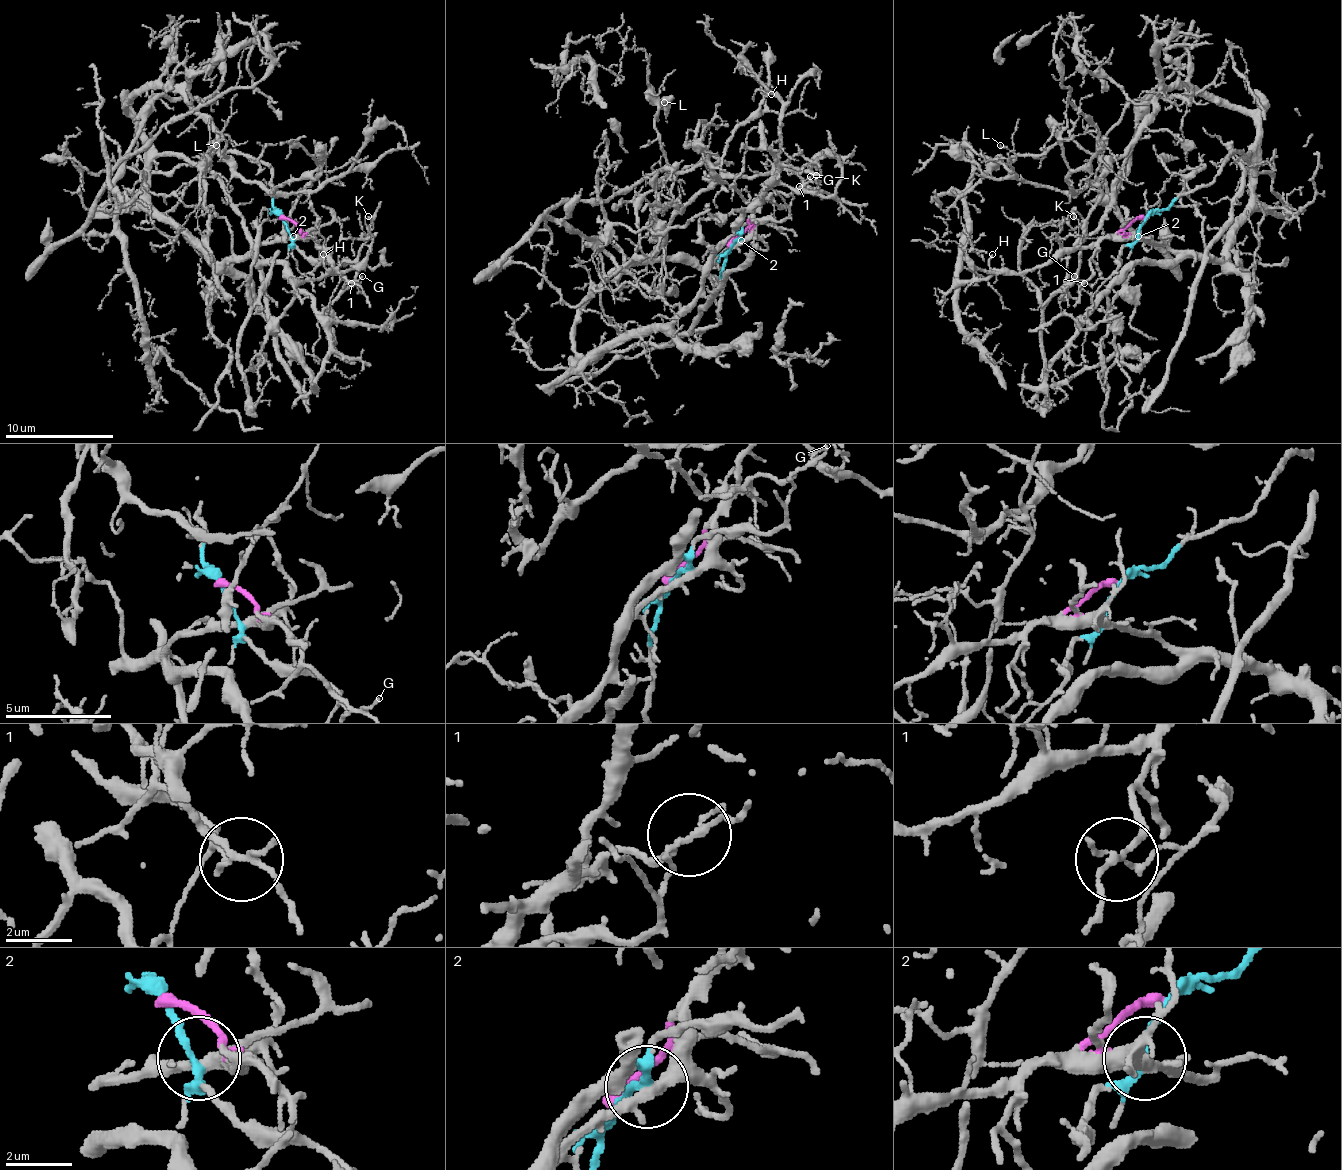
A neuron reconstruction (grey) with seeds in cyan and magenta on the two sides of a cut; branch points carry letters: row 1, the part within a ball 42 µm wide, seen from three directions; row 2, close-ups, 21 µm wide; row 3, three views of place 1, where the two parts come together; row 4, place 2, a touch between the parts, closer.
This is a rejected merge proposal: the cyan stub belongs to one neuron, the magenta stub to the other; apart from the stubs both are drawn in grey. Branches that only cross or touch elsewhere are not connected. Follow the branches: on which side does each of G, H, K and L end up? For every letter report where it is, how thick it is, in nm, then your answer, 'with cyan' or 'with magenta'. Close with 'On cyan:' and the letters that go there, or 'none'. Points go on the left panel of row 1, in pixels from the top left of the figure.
G: at (362, 276); 130 nm thick; with cyan
H: at (323, 254); 140 nm thick; with magenta
K: at (368, 216); 120 nm thick; with magenta
L: at (216, 145); 130 nm thick; with magenta
On cyan: G

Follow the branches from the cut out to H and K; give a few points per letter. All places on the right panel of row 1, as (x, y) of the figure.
H: (1145, 217), (1094, 244), (1056, 252), (1045, 263), (1026, 271), (997, 271), (988, 266), (991, 255)
K: (1145, 217), (1094, 244), (1064, 247), (1053, 239), (1078, 233), (1078, 225), (1072, 217)

